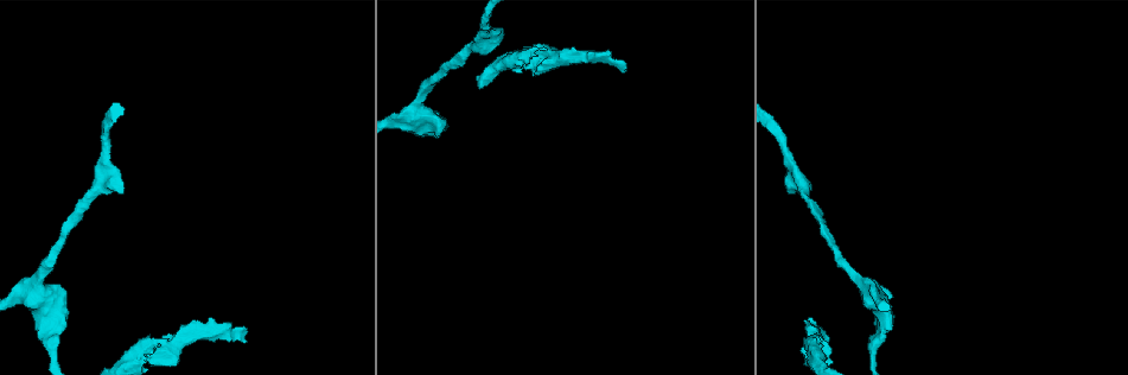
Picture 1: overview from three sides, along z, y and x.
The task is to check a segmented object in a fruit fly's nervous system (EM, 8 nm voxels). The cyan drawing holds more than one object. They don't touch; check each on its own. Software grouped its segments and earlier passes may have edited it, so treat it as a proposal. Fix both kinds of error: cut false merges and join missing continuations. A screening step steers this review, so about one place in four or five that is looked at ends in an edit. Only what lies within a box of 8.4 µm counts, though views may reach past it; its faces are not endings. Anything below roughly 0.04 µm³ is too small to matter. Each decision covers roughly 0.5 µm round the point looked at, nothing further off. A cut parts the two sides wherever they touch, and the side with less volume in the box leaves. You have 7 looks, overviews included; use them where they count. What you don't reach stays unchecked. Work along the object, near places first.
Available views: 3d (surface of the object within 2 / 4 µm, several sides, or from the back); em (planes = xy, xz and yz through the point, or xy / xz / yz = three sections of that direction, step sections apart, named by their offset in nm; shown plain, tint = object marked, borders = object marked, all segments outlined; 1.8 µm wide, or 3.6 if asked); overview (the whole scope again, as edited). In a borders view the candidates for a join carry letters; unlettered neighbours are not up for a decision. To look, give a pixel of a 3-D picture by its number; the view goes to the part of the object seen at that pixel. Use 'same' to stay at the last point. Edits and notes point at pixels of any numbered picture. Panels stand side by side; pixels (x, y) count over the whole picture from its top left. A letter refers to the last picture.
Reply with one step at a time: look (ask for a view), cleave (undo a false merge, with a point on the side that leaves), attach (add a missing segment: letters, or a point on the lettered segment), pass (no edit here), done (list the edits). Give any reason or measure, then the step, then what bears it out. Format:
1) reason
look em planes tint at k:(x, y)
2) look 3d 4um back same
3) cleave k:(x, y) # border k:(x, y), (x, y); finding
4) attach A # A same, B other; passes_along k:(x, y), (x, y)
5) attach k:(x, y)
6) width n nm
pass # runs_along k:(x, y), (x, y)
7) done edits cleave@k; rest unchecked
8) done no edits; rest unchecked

an open end
look 3d 2um back at 1:(622, 71)

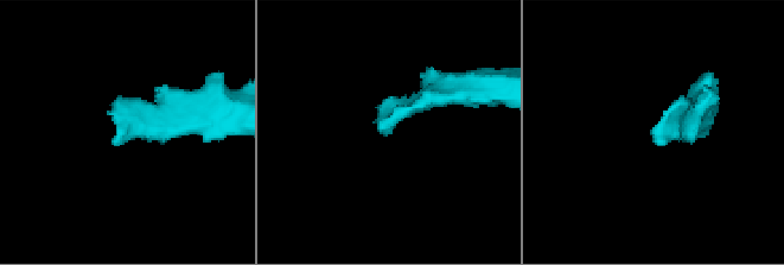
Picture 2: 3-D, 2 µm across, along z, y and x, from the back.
now the EM
look em xz step 8 tint at 2:(661, 144)

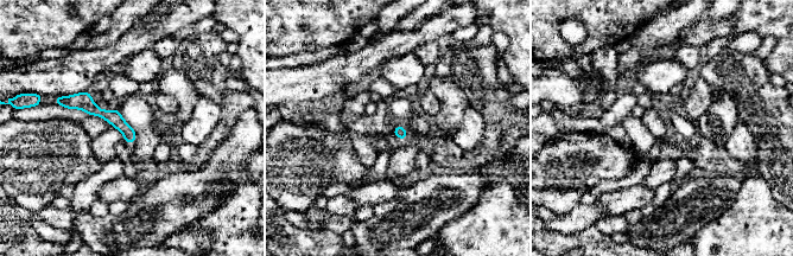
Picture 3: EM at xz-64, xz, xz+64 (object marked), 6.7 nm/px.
look em xz step 8 borders same

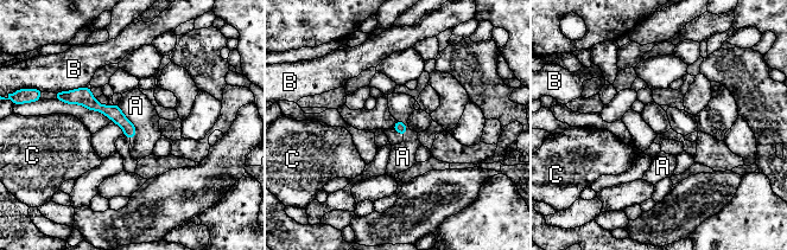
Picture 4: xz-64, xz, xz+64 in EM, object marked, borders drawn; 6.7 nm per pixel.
longest_contact A 260 nm
pass # A other, B other, C other; runs_along 4:(68, 98), (112, 111), (132, 133); none of them fits

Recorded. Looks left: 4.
an open end
look 3d 4um at 1:(818, 338)

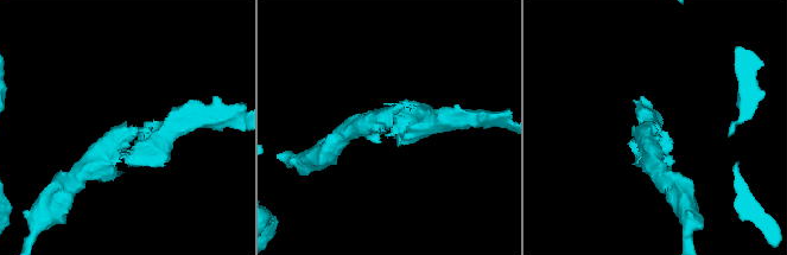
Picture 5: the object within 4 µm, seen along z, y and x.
need the tissue
look em planes borders at 5:(391, 127)

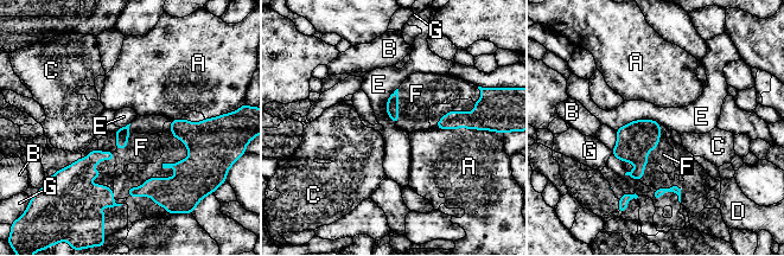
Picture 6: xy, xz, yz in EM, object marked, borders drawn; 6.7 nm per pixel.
attach F # A other, B other, C other, D other, E other, F same, G other; the neuron continues

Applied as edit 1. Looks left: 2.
thick end
look 3d 4um at 1:(443, 129)

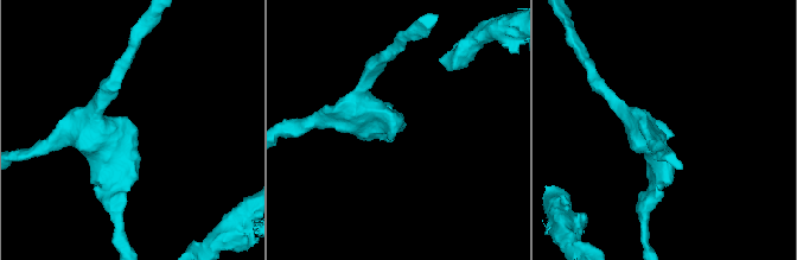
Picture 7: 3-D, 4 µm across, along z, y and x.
now the EM
look em planes borders at 7:(128, 124)

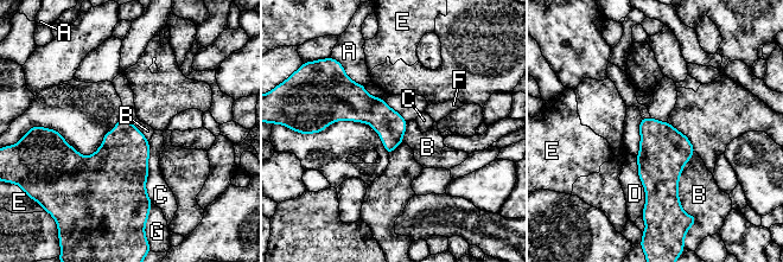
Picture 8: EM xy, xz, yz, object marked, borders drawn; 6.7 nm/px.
width 200 nm
pass # A other, B other, C other, D other, E other, F other, G other; border 8:(682, 170), (679, 203), (683, 210); no lettered segment goes on from it

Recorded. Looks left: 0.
done edits attach@6; rest unchecked

